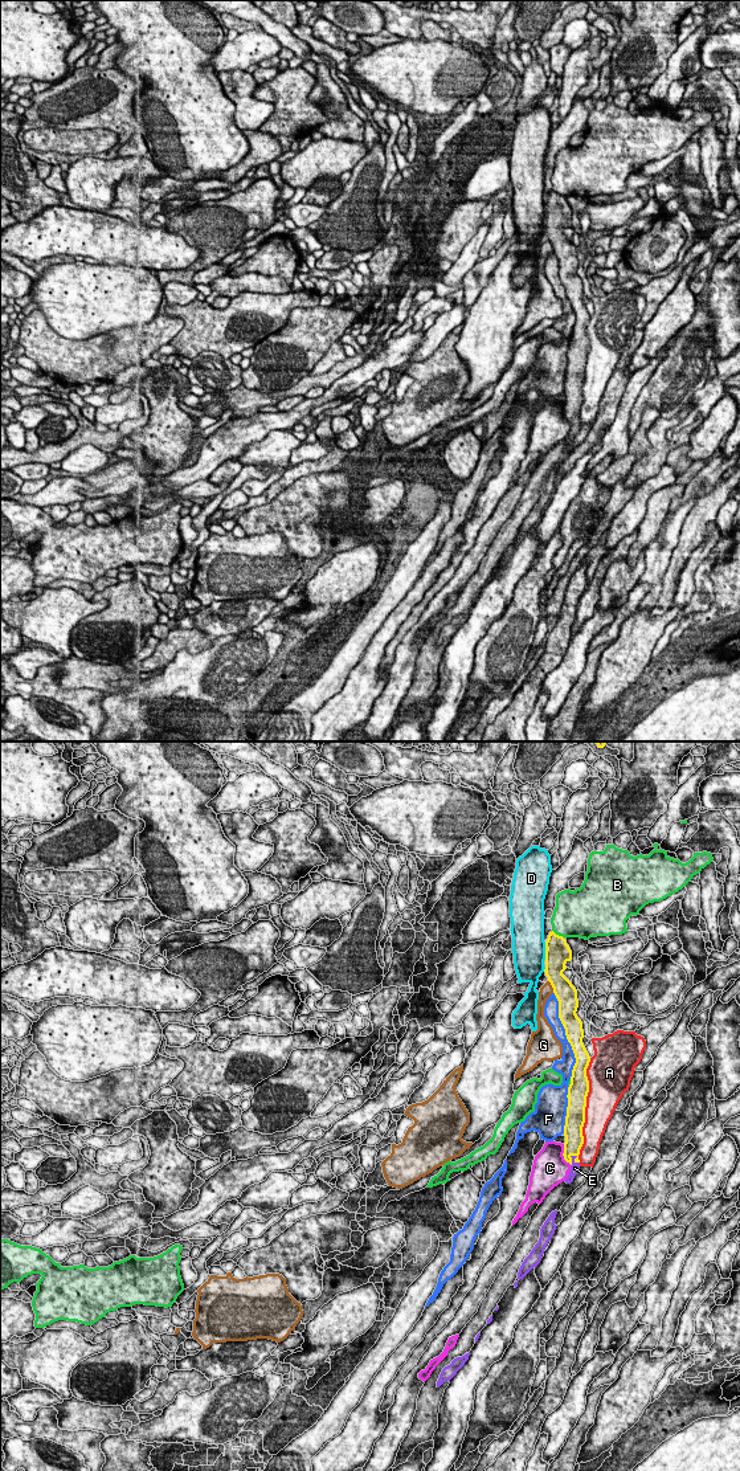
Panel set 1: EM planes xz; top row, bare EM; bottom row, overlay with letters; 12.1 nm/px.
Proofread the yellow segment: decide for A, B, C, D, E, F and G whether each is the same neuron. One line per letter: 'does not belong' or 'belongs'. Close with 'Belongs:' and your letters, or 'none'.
A: does not belong
B: does not belong
C: does not belong
D: does not belong
E: belongs
F: does not belong
G: does not belong
Belongs: E

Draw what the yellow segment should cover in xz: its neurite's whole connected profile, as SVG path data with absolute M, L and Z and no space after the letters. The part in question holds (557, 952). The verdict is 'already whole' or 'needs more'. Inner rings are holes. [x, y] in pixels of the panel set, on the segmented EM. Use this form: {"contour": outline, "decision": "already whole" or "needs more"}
{"contour": "M549 932L545 941L545 976L553 988L559 1001L559 1018L565 1029L565 1035L575 1053L576 1063L572 1070L571 1084L568 1087L568 1107L564 1125L564 1160L569 1163L571 1170L565 1180L571 1184L580 1172L580 1149L584 1144L582 1127L585 1123L586 1096L589 1080L586 1068L590 1057L582 1043L582 1022L577 1017L578 1008L577 990L563 974L565 964L572 960L572 951L563 936Z", "decision": "needs more"}

